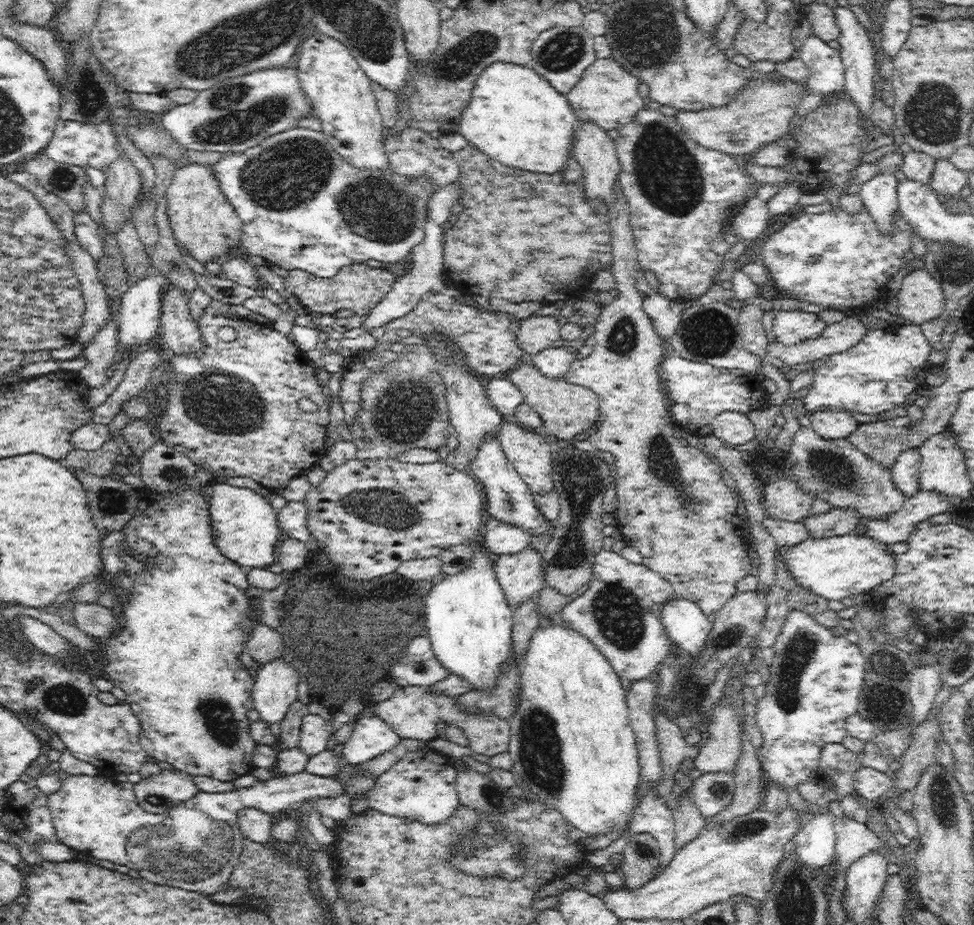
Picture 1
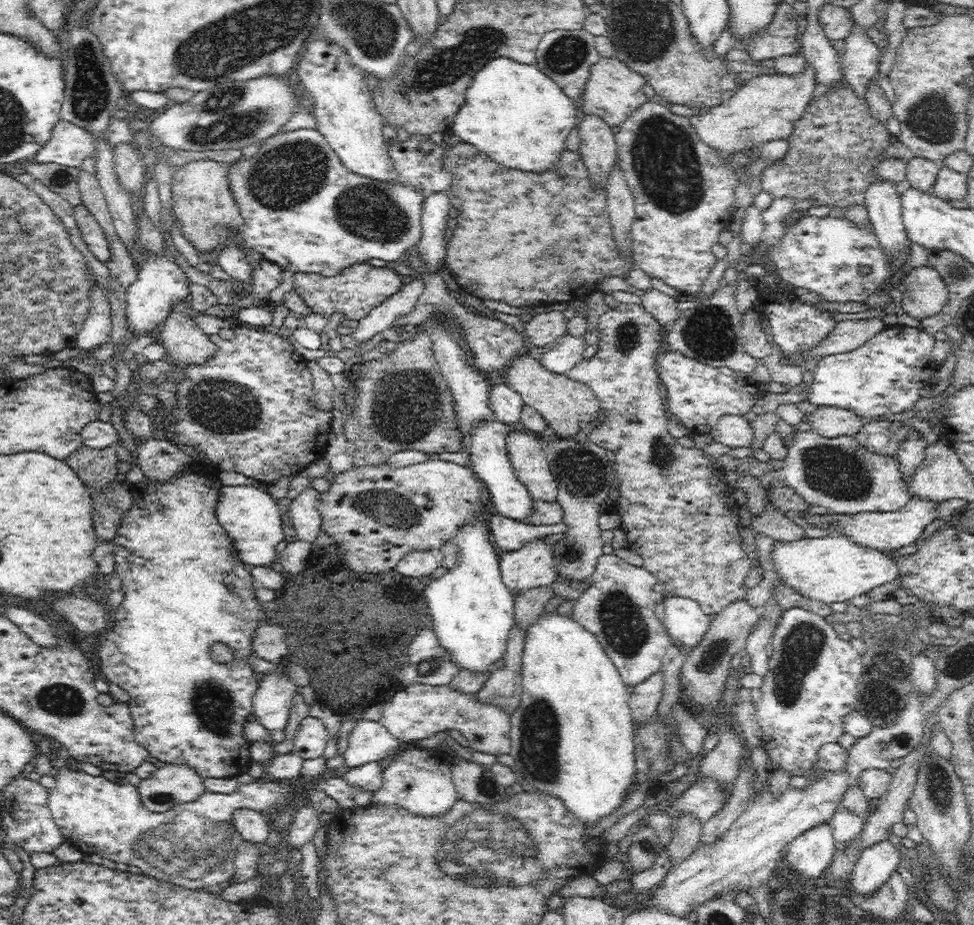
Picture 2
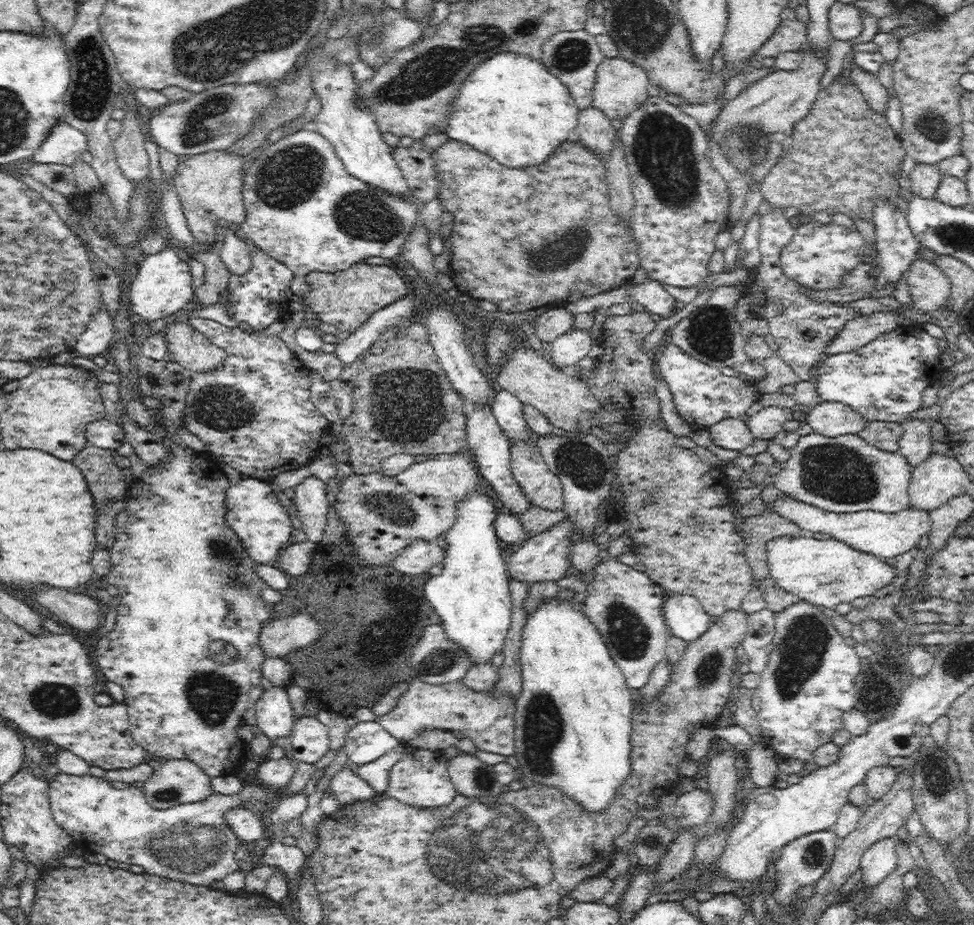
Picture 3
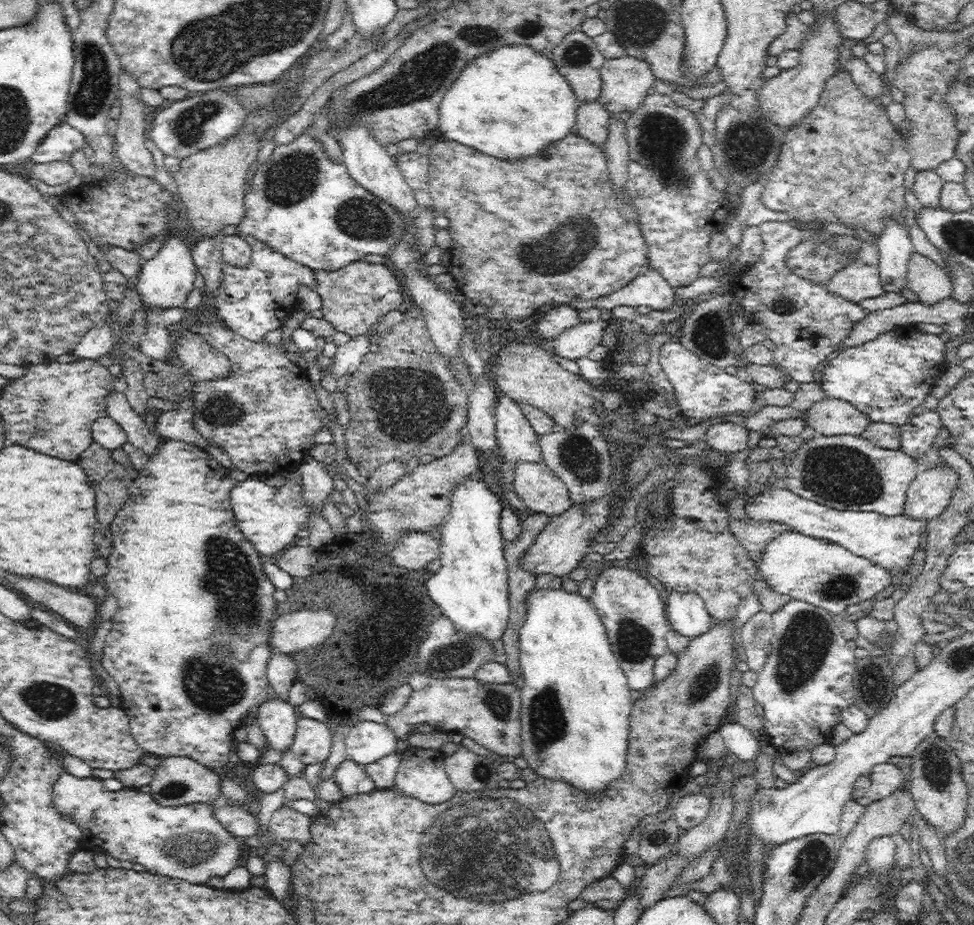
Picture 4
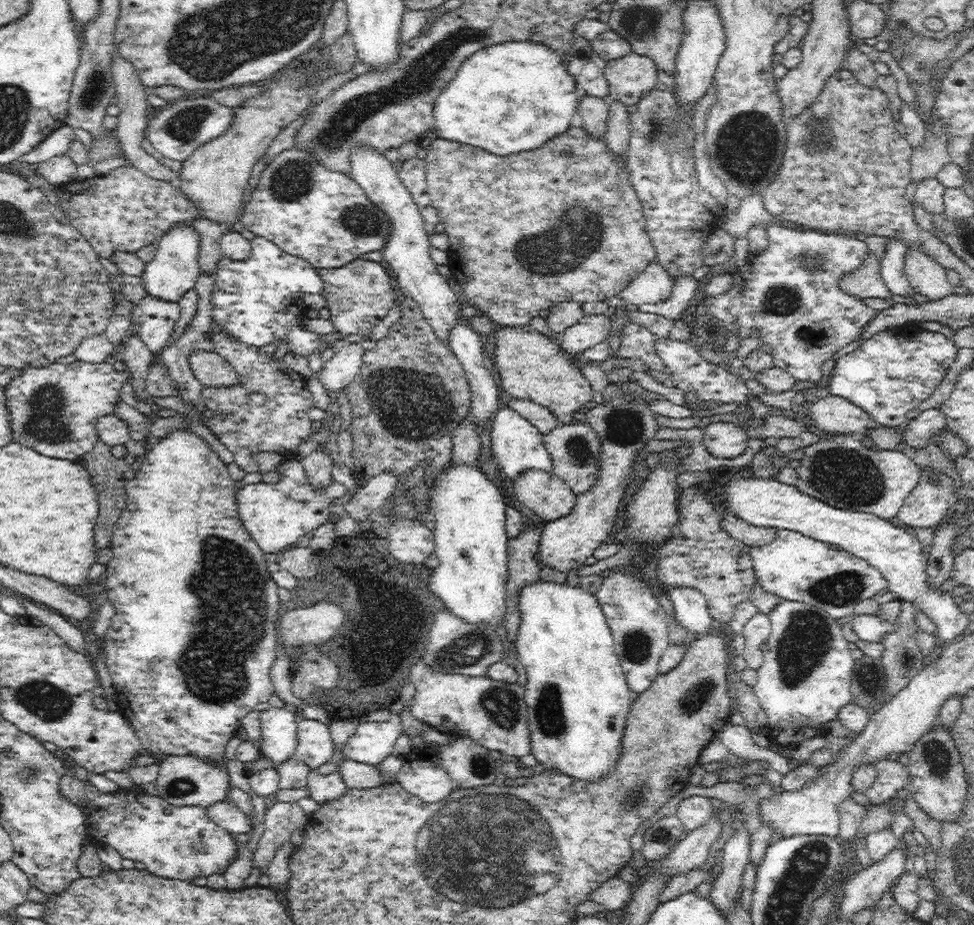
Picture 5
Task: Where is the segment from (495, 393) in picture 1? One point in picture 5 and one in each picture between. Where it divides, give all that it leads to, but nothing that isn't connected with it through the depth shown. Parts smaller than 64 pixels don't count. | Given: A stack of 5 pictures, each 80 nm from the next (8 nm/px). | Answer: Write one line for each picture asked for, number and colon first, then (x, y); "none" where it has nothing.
2: (506, 404)
3: (508, 410)
4: (517, 440)
5: (517, 445)

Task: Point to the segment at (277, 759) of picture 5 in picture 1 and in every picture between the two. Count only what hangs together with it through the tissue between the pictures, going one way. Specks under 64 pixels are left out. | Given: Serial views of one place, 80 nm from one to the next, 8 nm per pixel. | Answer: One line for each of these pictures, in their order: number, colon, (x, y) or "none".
1: (276, 684)
2: (271, 704)
3: (275, 718)
4: (277, 719)

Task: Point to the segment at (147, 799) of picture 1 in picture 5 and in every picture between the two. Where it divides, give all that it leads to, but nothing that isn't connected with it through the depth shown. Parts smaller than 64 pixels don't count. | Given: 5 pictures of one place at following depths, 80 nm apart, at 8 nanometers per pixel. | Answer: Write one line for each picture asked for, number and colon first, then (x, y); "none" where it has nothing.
2: (173, 784)
3: (178, 781)
4: (178, 780)
5: (187, 780)

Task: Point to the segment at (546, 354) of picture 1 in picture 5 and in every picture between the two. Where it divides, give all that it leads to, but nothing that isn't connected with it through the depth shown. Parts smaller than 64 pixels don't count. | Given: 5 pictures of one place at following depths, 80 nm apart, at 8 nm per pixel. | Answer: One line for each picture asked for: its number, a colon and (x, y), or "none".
2: (567, 351)
3: (568, 349)
4: (575, 342)
5: (590, 330)

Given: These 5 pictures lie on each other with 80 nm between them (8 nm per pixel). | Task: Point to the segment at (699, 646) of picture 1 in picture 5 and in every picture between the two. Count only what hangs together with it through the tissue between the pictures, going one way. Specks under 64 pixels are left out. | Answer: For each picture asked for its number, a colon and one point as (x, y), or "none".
2: (685, 621)
3: (685, 615)
4: (687, 615)
5: (690, 606)

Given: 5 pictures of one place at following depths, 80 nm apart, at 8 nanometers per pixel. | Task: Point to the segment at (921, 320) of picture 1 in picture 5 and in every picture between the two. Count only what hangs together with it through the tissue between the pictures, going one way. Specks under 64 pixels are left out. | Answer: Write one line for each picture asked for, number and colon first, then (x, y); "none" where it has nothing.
2: (925, 294)
3: (929, 288)
4: (927, 279)
5: (928, 278)

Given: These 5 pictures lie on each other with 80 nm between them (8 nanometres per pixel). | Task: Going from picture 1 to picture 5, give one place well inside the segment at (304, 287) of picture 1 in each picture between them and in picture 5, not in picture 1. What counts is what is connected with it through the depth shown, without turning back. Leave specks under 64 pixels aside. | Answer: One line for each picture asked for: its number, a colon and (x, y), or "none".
2: (355, 291)
3: (346, 299)
4: (355, 298)
5: (359, 294)

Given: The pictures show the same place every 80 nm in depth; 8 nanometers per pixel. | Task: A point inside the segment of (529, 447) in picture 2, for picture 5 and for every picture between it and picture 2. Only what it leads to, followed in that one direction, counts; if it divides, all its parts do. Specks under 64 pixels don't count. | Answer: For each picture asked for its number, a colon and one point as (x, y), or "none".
3: (543, 488)
4: (541, 489)
5: (549, 496)

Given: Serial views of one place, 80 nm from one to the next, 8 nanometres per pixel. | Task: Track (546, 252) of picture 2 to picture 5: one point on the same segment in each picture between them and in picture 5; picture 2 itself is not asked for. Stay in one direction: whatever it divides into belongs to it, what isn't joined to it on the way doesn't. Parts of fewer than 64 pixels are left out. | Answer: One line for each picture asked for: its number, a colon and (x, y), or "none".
3: (522, 238)
4: (544, 202)
5: (522, 210)

